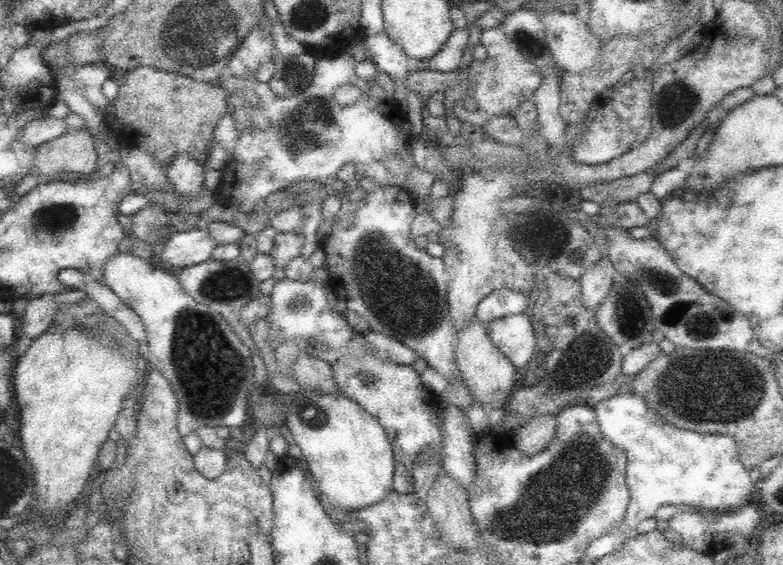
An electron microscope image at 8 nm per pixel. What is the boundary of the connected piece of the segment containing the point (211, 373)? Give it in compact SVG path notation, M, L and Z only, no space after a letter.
M119 252L104 264L102 283L114 291L116 296L140 317L145 333L149 355L147 369L157 370L169 382L178 401L177 430L180 437L187 436L202 426L244 425L248 414L252 412L251 402L263 389L254 382L252 351L240 340L238 330L230 327L220 313L210 309L209 305L198 303L188 295L173 274L164 272L164 268L154 265L151 259L132 256L130 252Z

